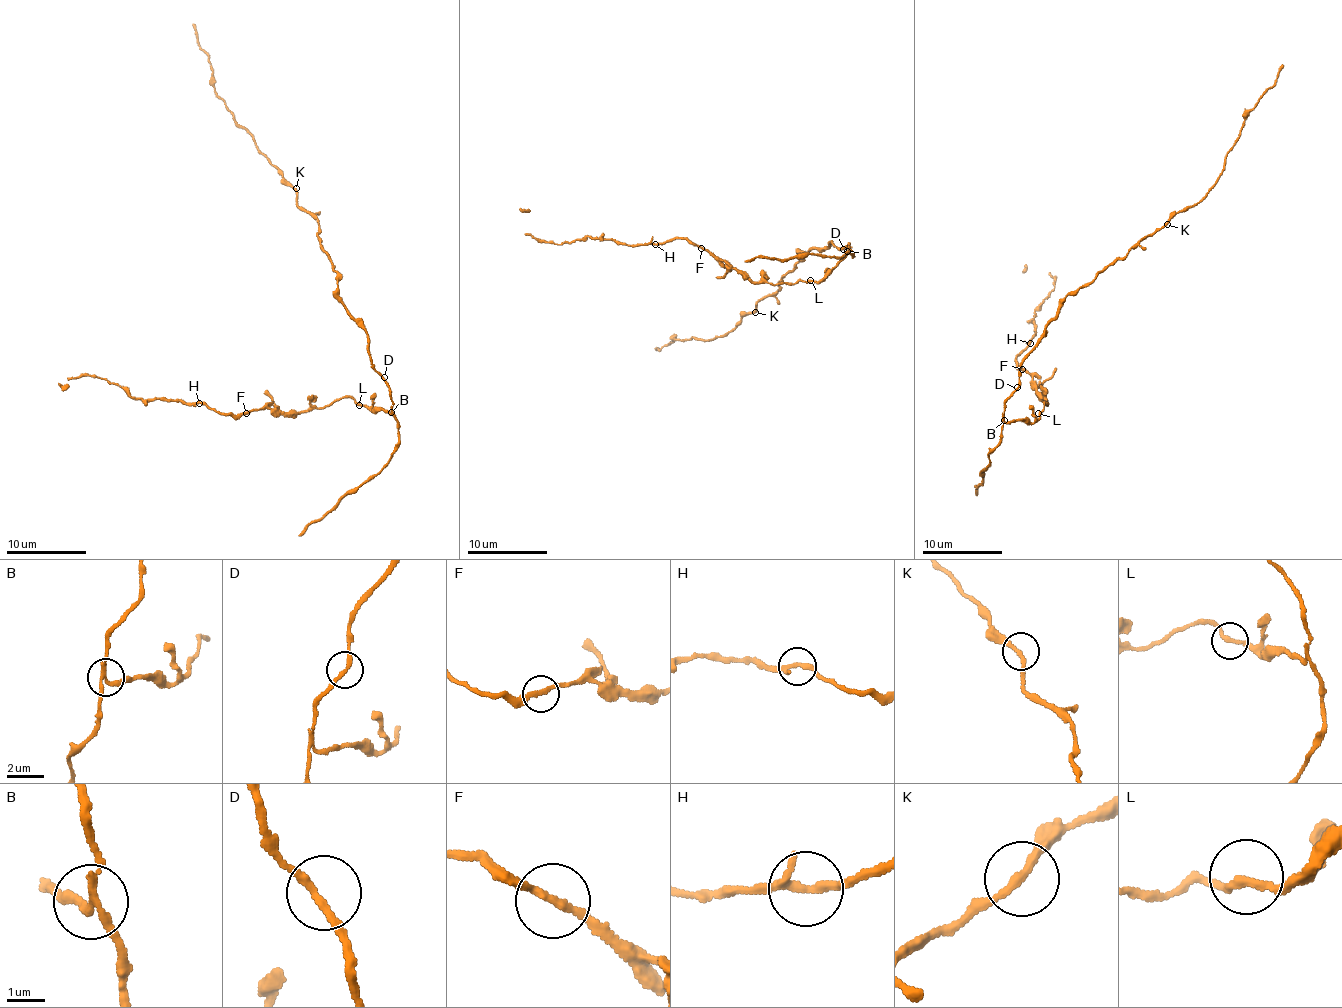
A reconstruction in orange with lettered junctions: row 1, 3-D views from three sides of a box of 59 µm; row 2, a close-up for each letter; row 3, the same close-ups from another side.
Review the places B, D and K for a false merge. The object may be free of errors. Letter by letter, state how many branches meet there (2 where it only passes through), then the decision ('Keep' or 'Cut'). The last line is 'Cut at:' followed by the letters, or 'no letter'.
B: Branches: 3. Cut
D: Branches: 2. Keep
K: Branches: 2. Keep
Cut at: B

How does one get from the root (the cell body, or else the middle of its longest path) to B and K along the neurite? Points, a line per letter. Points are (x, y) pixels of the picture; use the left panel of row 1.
B: (382, 379), (391, 392), (391, 411)
K: (382, 379), (372, 364), (370, 340), (339, 295), (339, 276), (318, 236), (319, 224), (301, 210), (296, 188)

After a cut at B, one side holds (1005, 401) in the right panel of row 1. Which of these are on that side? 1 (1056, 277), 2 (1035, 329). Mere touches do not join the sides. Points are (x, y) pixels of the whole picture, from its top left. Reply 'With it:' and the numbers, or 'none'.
With it: none

